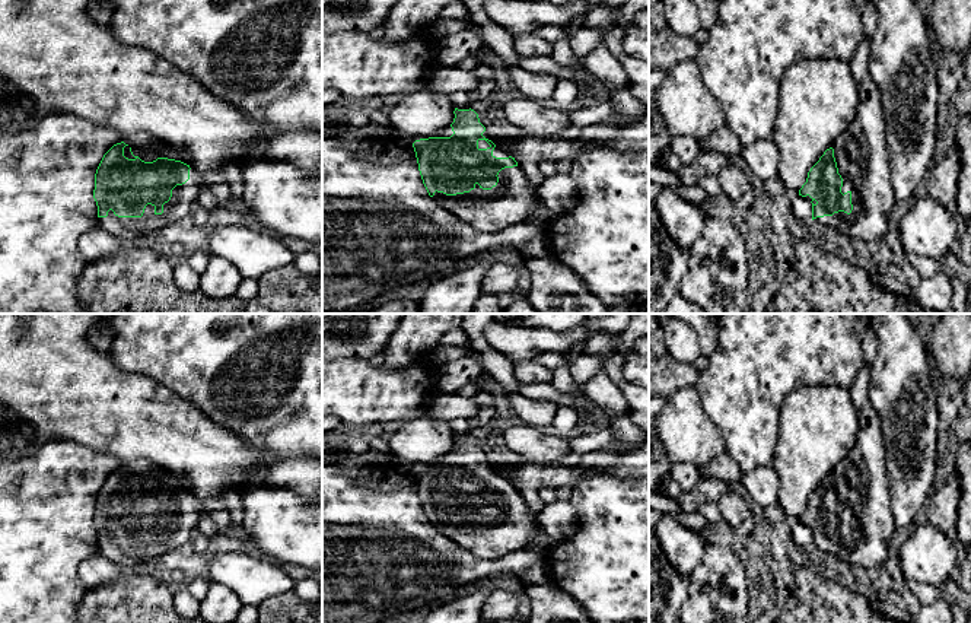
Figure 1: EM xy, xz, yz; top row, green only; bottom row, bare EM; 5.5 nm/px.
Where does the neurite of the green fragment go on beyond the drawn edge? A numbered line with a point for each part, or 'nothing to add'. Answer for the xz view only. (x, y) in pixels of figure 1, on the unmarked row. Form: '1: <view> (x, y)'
1: xz (509, 530)

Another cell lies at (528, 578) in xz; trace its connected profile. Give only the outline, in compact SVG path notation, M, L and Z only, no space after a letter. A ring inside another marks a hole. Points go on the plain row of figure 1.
M542 557L537 560L526 572L518 576L518 579L523 587L551 582L547 563L542 560Z

